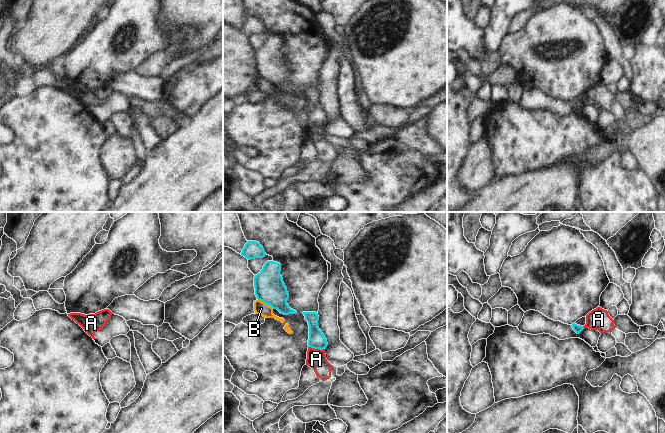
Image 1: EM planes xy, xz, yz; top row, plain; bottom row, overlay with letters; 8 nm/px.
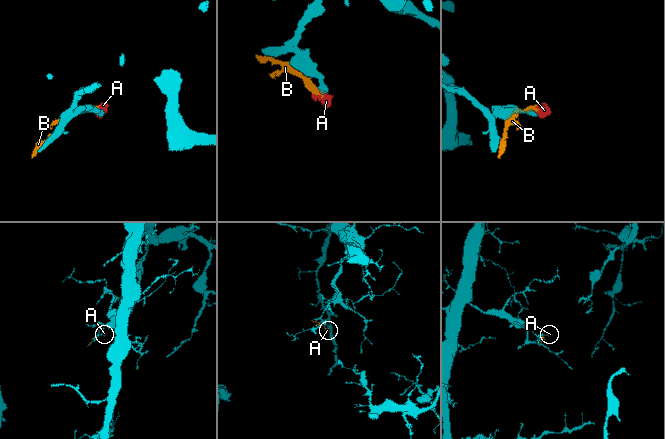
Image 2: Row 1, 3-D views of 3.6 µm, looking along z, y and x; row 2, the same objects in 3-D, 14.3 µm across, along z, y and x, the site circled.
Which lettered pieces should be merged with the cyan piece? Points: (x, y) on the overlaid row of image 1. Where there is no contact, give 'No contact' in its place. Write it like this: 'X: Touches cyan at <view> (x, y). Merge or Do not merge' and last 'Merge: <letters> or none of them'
A: Touches cyan at xz (317, 348). Do not merge
B: Touches cyan at xz (266, 303). Do not merge
Merge: none of them

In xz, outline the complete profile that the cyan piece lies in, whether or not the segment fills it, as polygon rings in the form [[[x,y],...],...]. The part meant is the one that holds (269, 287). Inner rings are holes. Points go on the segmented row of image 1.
[[[267,261],[263,269],[254,277],[255,295],[258,300],[277,309],[281,314],[297,314],[287,304],[289,294],[280,271],[280,263]]]

